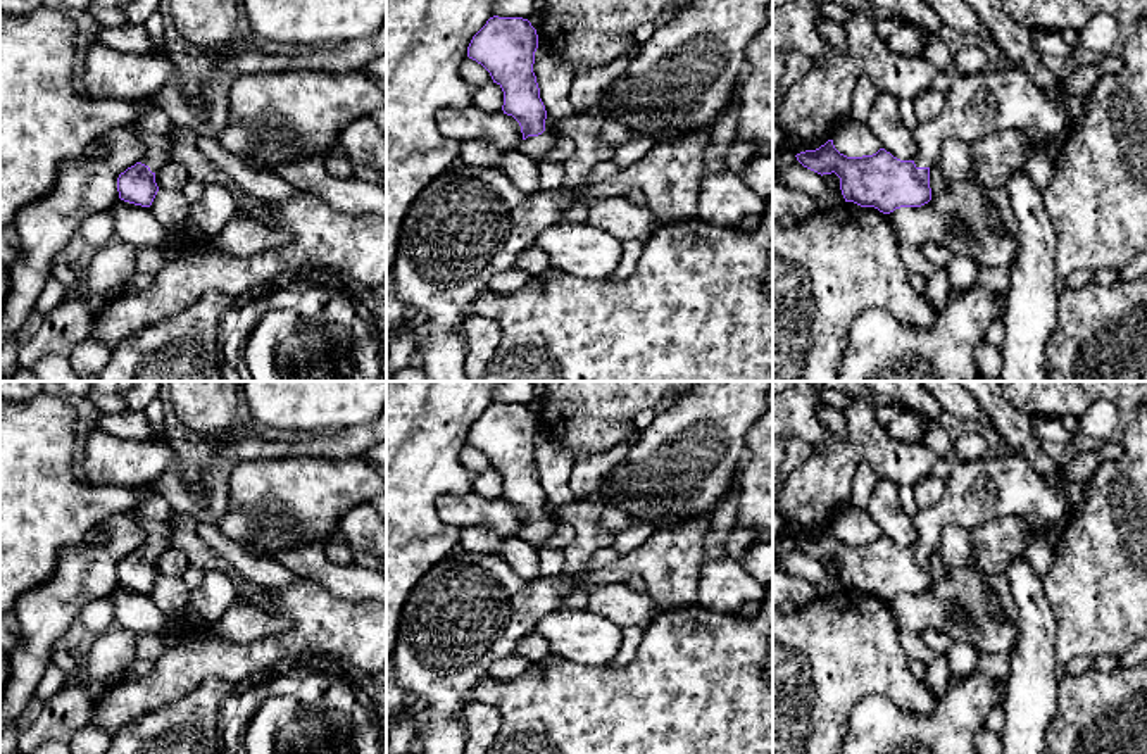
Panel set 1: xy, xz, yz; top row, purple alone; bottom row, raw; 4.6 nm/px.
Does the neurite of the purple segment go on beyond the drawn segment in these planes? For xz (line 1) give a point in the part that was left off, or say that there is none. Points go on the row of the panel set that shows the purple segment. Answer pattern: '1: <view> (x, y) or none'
1: xz (535, 147)

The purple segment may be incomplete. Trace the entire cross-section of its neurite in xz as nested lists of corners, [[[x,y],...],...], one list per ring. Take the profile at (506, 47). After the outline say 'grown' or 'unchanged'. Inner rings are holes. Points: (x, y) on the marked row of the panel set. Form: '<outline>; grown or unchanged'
[[[493,16],[473,36],[467,47],[467,57],[481,64],[504,91],[502,110],[512,116],[523,133],[517,150],[531,159],[543,157],[554,147],[554,136],[545,131],[547,110],[540,98],[540,88],[533,72],[538,35],[528,19]]]; grown

